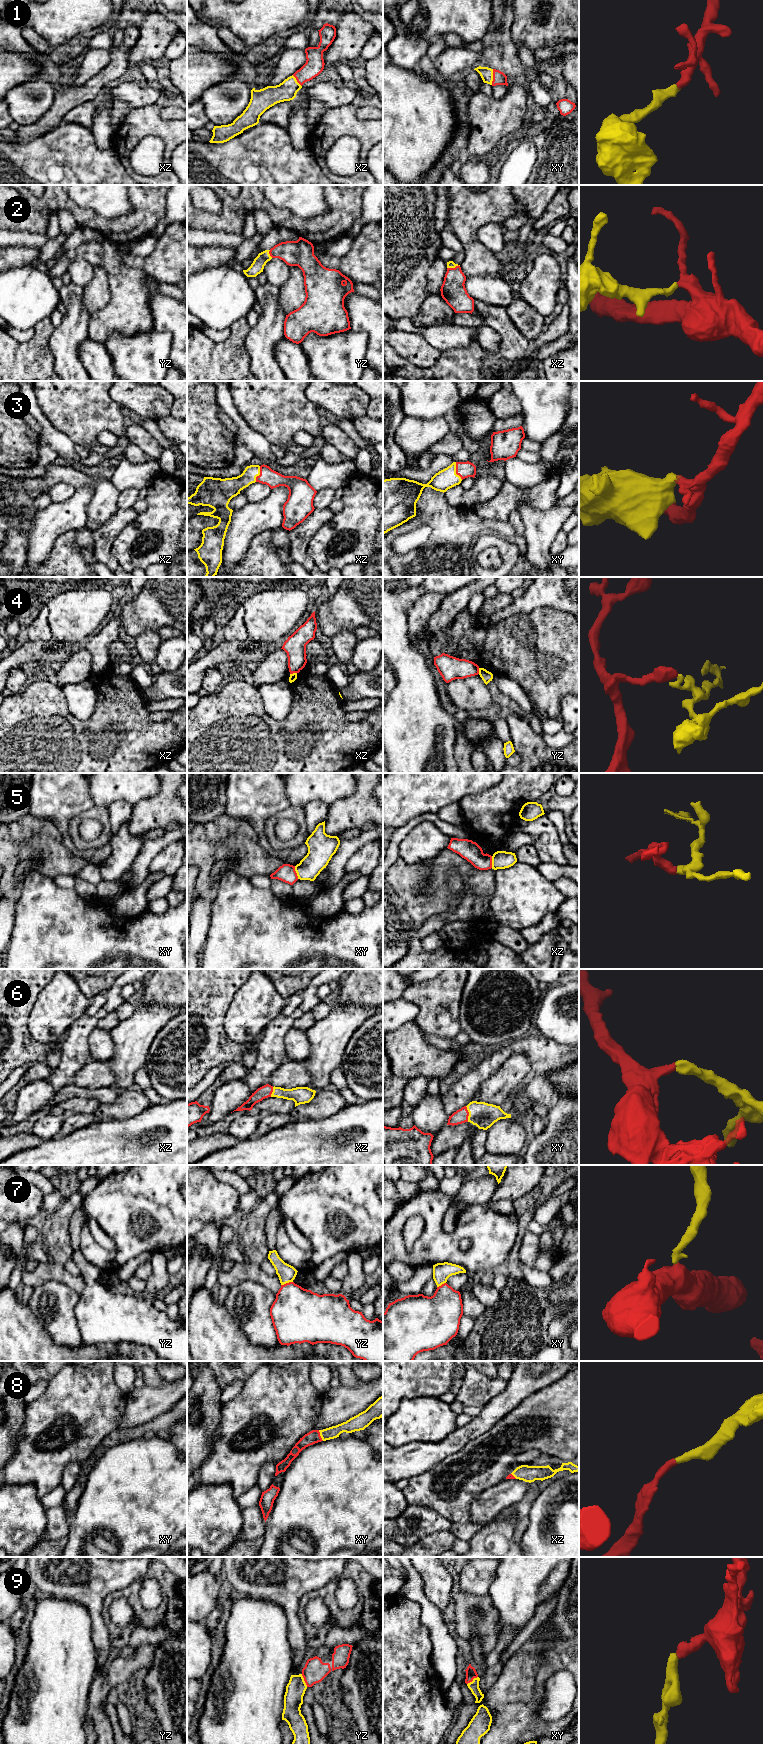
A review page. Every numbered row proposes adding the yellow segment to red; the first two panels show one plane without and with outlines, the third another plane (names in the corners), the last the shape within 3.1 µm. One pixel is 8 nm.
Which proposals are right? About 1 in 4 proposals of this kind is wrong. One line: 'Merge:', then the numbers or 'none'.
Merge: 1, 2, 3, 6, 7, 8, 9

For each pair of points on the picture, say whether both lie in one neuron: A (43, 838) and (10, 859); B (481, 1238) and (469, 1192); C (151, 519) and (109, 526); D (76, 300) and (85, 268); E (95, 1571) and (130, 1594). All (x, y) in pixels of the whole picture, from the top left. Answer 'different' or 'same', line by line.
A: same
B: different
C: different
D: different
E: different

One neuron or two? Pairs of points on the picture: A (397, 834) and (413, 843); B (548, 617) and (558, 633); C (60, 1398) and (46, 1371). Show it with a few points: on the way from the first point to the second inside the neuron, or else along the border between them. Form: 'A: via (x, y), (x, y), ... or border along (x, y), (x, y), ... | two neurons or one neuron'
A: border along (422, 822), (417, 824), (402, 840), (398, 856) | two neurons
B: via (548, 621), (554, 629) | one neuron
C: border along (59, 1371), (48, 1383) | two neurons

